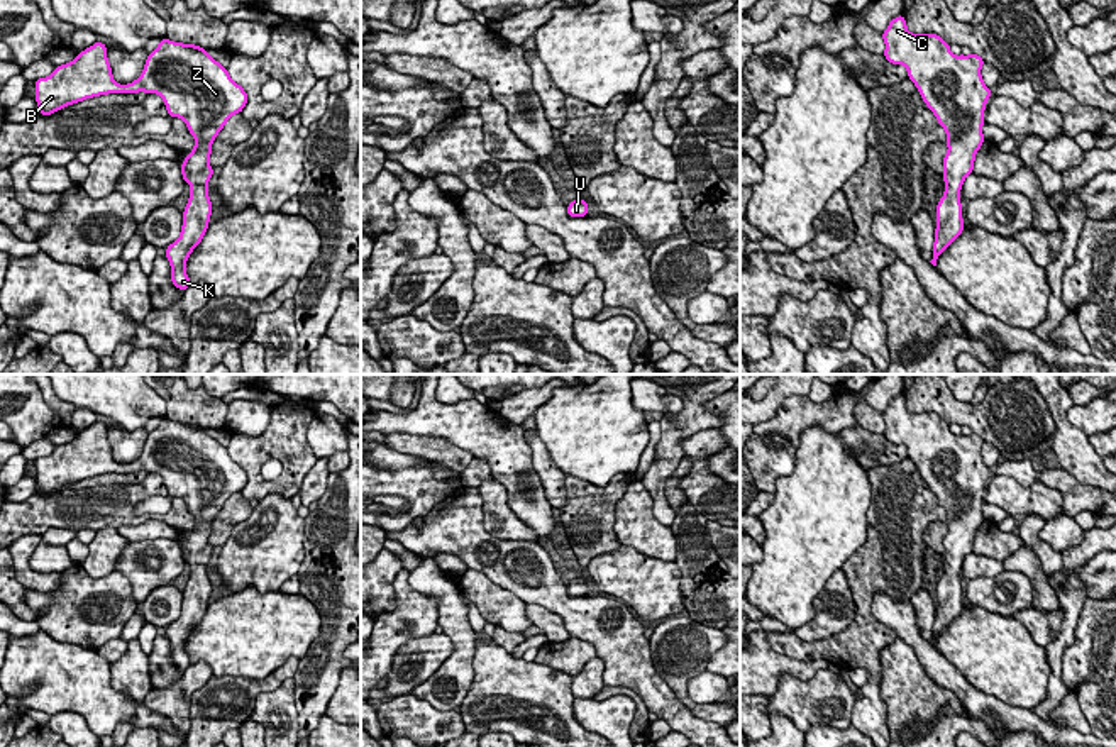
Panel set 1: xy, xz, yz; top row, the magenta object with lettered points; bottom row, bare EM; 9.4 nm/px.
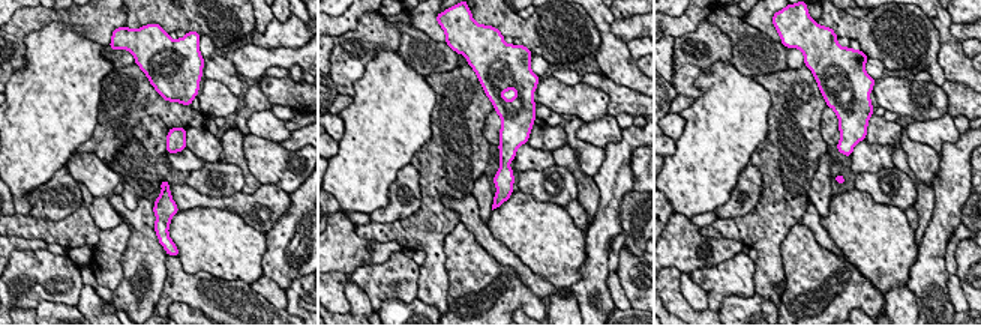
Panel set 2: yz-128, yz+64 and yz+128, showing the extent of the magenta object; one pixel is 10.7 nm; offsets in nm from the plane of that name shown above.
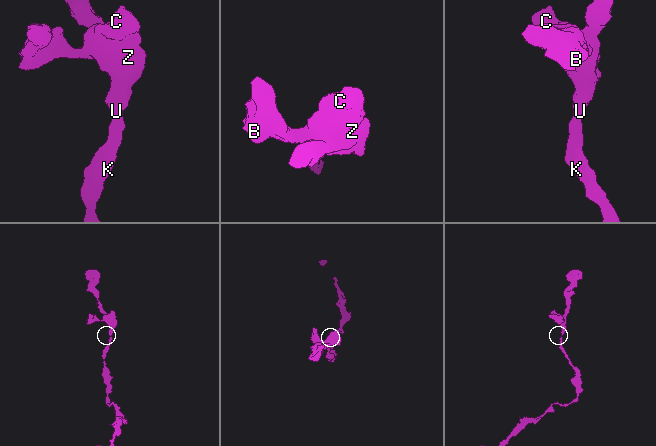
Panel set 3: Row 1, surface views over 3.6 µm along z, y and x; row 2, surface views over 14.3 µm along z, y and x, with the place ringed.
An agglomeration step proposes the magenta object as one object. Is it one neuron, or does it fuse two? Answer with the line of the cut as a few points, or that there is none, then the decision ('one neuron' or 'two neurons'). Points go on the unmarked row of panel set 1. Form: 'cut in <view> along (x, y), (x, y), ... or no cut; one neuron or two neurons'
no cut; one neuron

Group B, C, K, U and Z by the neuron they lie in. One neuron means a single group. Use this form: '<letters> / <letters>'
B C K U Z

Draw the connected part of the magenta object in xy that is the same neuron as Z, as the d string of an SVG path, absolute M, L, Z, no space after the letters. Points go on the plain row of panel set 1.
M166 417L147 435L142 454L129 464L113 461L103 422L95 422L71 442L56 445L47 457L36 459L36 481L44 496L91 476L137 471L157 473L169 496L183 498L195 517L195 527L181 545L183 559L191 566L181 613L164 634L171 644L171 662L185 672L190 666L185 644L202 622L213 591L207 574L213 556L208 544L212 522L229 496L242 491L247 473L205 427Z

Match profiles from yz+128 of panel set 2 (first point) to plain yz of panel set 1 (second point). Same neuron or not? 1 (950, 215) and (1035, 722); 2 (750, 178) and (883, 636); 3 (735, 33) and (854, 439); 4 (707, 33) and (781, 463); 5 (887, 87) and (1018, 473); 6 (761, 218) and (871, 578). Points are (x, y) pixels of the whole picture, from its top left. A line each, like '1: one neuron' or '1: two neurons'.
1: two neurons
2: two neurons
3: one neuron
4: one neuron
5: two neurons
6: one neuron

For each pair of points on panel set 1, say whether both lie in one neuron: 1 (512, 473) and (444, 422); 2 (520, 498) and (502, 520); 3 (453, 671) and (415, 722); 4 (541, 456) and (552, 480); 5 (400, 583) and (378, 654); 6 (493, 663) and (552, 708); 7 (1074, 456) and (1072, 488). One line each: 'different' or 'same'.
1: same
2: different
3: different
4: same
5: same
6: same
7: different

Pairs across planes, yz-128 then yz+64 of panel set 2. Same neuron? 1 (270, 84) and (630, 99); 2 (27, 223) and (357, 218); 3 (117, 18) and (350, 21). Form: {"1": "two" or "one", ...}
{"1": "one", "2": "two", "3": "two"}

